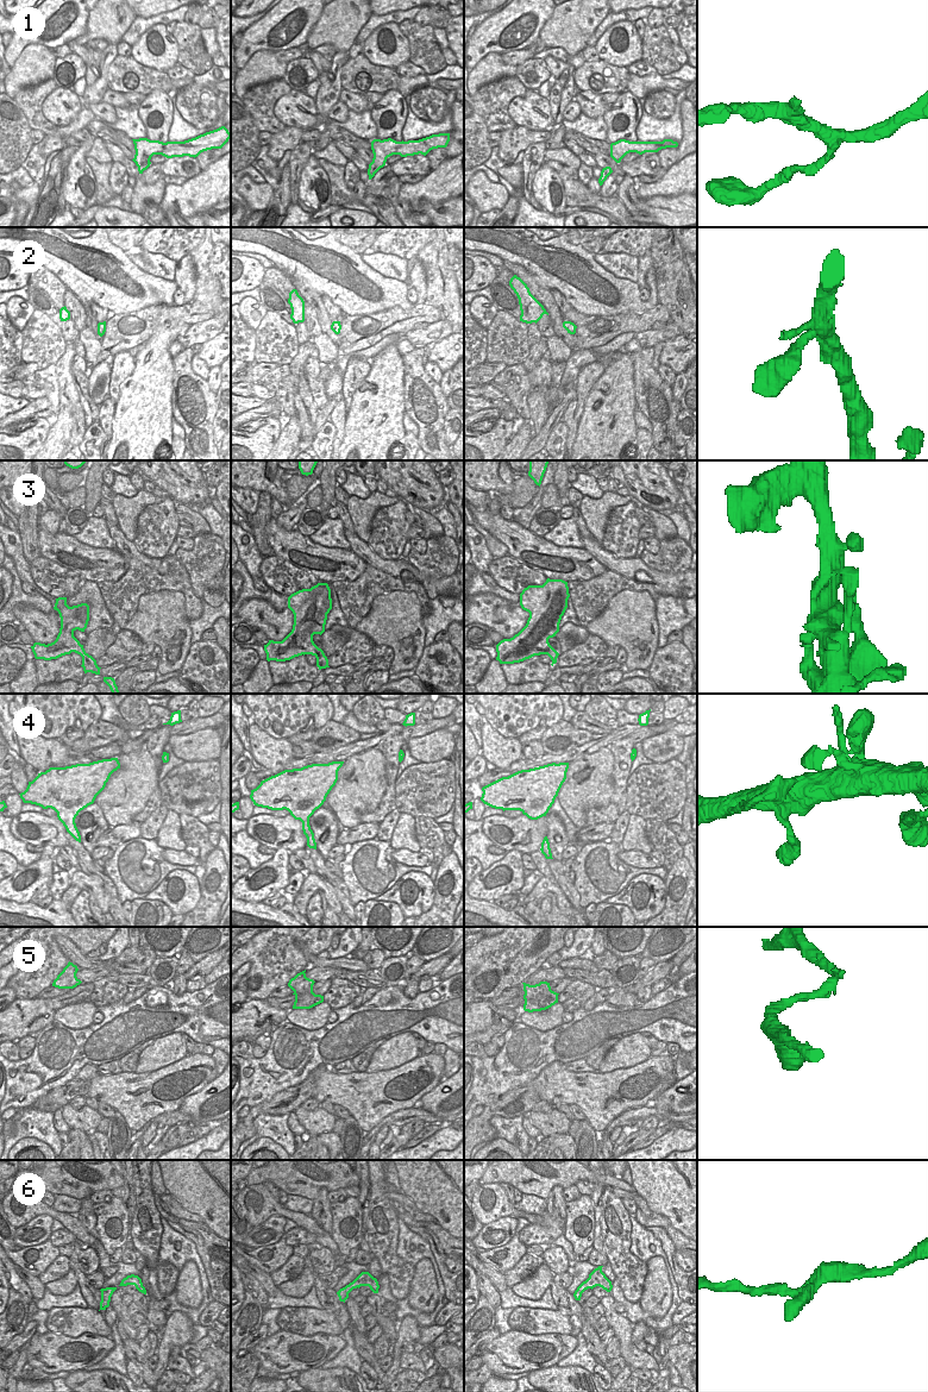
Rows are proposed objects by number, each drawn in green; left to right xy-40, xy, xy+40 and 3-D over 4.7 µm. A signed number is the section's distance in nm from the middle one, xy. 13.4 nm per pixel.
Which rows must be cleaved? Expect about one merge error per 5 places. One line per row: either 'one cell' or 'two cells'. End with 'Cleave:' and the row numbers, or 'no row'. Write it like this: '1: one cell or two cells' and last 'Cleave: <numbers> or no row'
1: one cell
2: one cell
3: one cell
4: one cell
5: one cell
6: one cell
Cleave: no row

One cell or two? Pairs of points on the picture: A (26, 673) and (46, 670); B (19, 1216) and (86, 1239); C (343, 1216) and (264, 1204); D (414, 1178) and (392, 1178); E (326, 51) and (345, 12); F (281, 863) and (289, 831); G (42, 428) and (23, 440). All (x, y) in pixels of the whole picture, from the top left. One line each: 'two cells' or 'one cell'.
A: two cells
B: one cell
C: two cells
D: two cells
E: two cells
F: two cells
G: one cell

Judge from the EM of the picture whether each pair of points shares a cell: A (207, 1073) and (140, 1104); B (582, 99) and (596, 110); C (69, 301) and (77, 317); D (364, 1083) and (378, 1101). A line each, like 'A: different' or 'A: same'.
A: same
B: same
C: same
D: same

